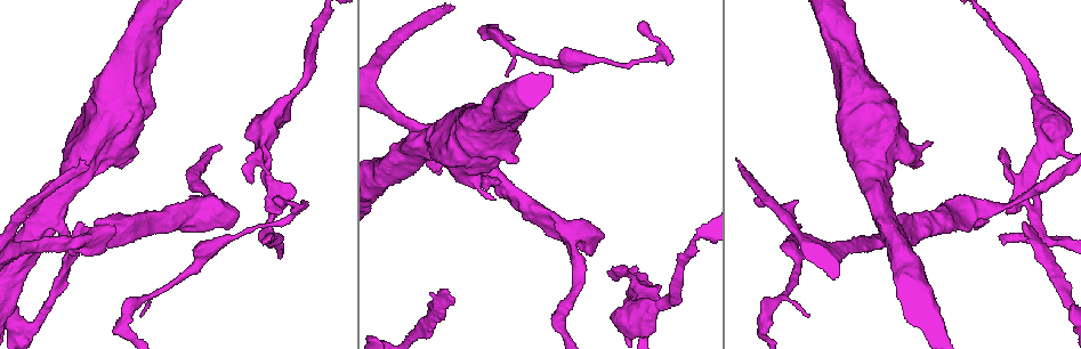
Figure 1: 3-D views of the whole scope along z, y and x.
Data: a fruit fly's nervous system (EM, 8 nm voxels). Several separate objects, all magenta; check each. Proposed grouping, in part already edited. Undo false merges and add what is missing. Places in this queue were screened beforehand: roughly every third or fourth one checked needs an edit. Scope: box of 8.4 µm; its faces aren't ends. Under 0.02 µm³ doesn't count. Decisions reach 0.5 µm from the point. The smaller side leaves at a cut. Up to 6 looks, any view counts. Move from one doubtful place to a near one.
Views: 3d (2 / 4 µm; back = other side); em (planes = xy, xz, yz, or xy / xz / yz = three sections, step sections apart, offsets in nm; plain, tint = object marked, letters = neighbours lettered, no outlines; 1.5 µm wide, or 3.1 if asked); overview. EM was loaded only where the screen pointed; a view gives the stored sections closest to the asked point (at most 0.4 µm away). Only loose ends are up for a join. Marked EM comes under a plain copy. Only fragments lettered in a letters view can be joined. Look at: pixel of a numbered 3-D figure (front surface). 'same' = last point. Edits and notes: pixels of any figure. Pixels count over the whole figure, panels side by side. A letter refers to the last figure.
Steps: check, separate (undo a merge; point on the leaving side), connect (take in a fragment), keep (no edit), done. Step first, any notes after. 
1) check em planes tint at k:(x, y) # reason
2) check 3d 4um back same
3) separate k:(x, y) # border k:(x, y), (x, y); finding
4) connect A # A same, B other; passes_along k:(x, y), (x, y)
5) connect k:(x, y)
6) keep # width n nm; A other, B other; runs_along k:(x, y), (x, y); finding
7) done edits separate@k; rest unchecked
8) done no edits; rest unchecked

check em yz step 8 tint at 1:(125, 320) # abrupt turn

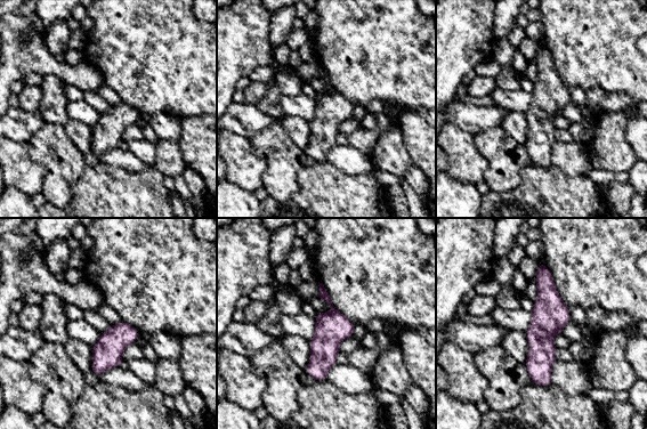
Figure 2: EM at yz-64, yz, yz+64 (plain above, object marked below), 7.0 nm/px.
check em yz step 8 letters same

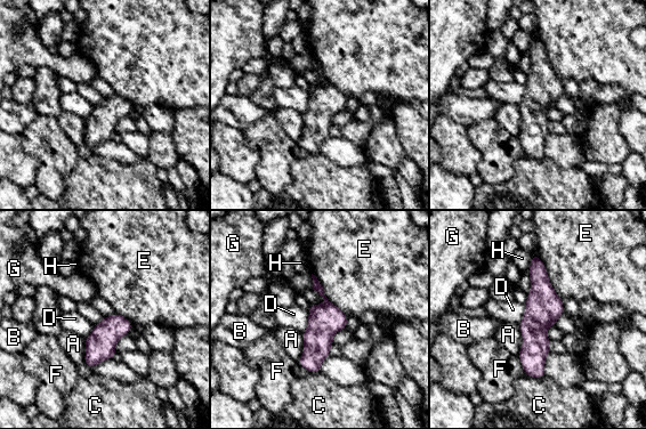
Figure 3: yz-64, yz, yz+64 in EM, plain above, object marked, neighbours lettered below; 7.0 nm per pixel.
keep # A other, B other, C other, D other, E other, F other, G other, H other; one neuron here

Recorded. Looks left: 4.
check 3d 2um at 1:(189, 198) # free end

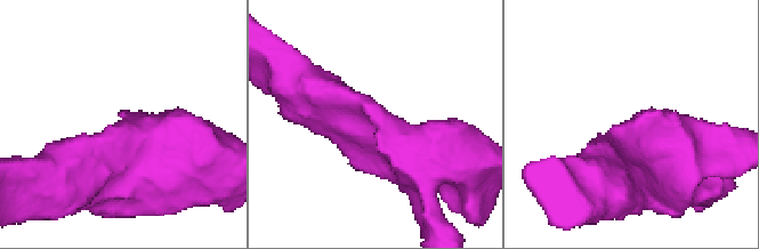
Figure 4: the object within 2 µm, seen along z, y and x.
check em yz step 4 tint at 4:(120, 114)

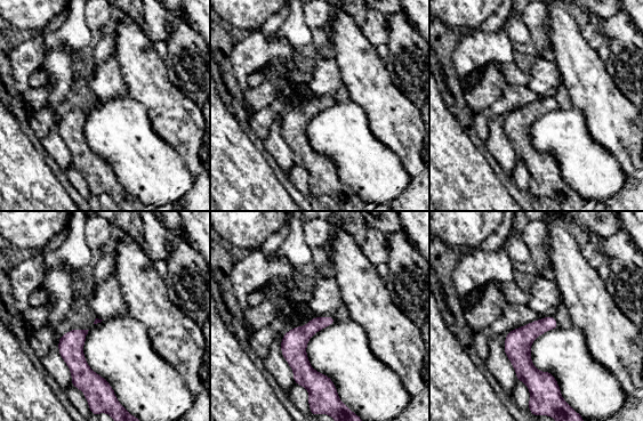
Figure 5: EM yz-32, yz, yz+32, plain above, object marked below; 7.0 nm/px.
check em planes letters same # another direction

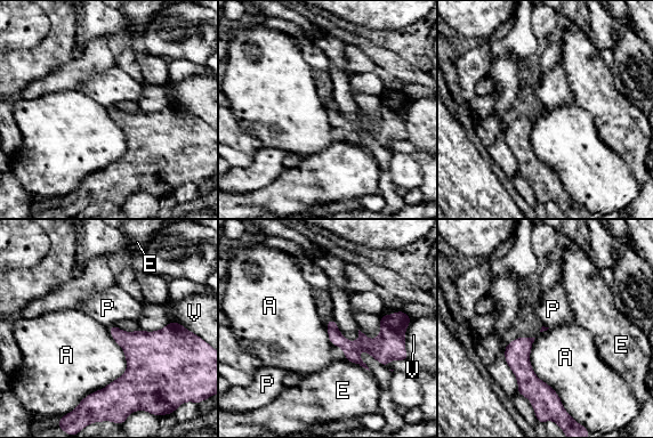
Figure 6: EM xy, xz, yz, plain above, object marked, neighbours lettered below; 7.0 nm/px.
keep # longest_contact A 550 nm; A other, E other, P other, V other; runs_along 6:(396, 323), (376, 345), (345, 345), (329, 326); no lettered fragment goes on from it

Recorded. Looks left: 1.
check em yz step 8 letters at 1:(444, 291)

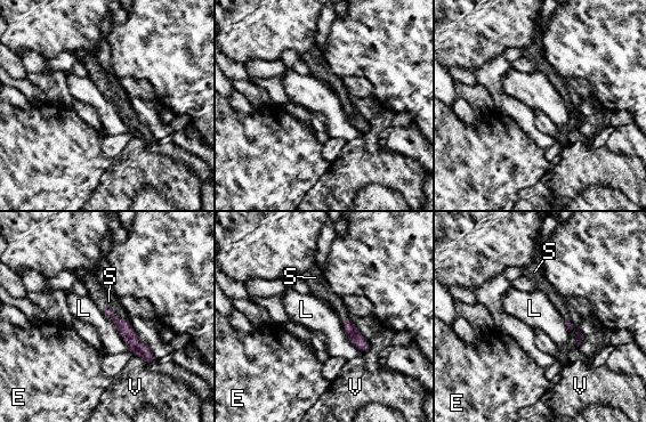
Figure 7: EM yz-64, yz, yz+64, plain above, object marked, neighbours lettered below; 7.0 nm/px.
connect S # width 90 nm; E other, L other, S same, V other; passes_along 7:(128, 334), (113, 314), (104, 300); it goes on there

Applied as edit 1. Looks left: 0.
done edits connect@7; rest unchecked

